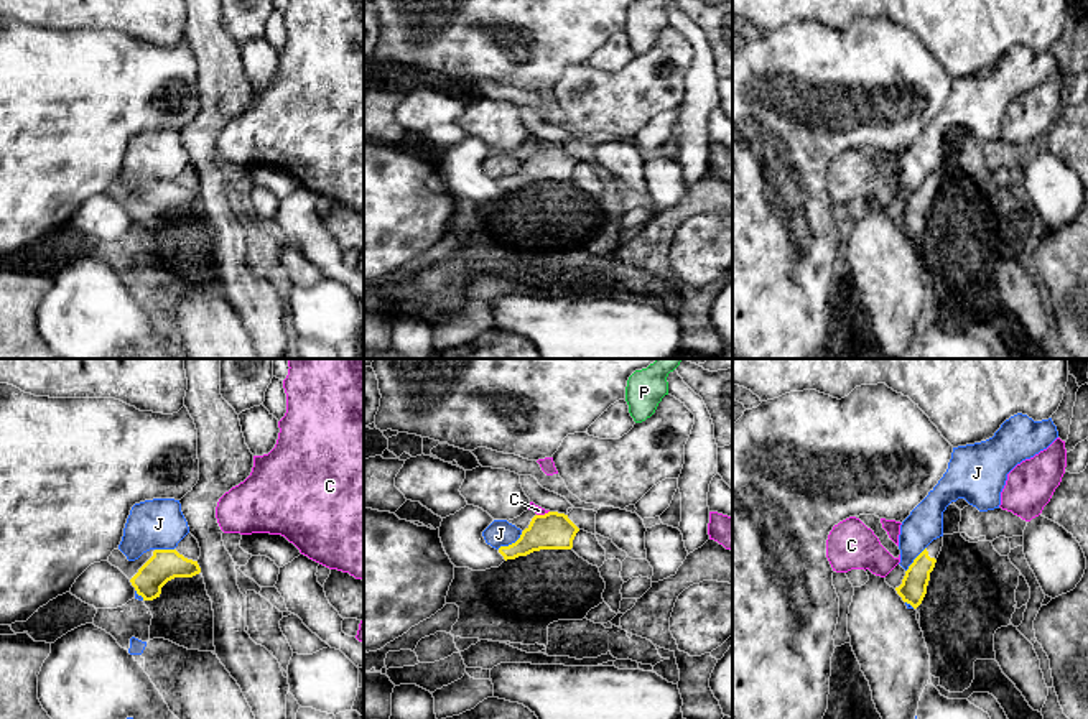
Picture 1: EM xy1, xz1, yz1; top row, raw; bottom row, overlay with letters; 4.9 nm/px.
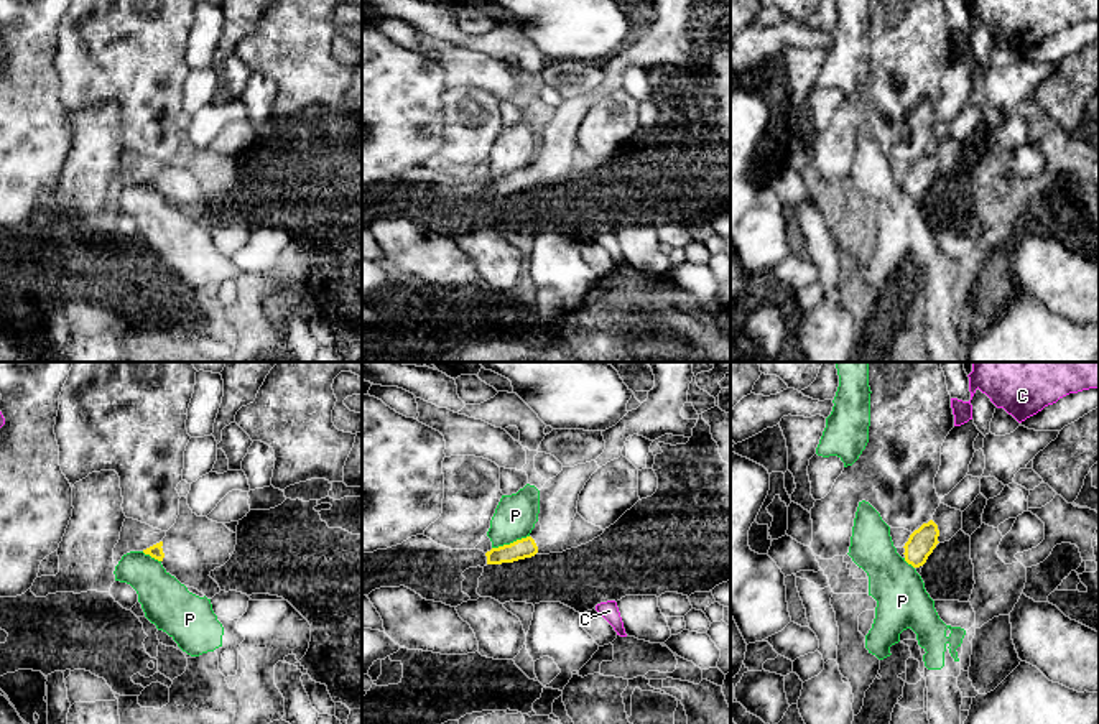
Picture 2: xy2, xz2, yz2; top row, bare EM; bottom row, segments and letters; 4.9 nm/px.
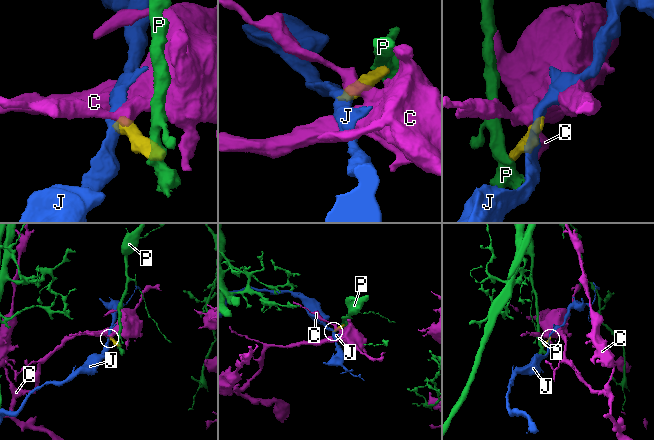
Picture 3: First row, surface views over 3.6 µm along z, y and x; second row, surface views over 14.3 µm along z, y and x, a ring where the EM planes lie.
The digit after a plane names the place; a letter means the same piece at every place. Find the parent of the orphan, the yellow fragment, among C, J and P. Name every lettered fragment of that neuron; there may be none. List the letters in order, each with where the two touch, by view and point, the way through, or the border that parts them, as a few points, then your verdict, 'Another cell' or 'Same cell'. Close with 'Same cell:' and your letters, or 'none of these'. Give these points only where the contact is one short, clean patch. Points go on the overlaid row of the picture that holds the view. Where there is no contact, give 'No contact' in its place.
C: Touches yellow at xz1 (542, 515). Boundary: xz1 (548, 510), (537, 515). Another cell
J: Touches yellow at xz1 (512, 543). Boundary: xz1 (522, 532), (514, 542), (497, 548). Another cell
P: Touches yellow at xz2 (510, 543). Boundary: xz2 (528, 535), (492, 548). Another cell
Same cell: none of these

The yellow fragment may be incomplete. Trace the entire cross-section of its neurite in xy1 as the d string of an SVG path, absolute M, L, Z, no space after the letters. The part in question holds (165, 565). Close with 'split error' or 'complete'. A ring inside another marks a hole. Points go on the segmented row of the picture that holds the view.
M117 548L107 561L130 579L143 601L160 597L161 587L174 578L193 578L201 573L198 561L184 558L176 550L150 550L138 559L128 561Z; split error

